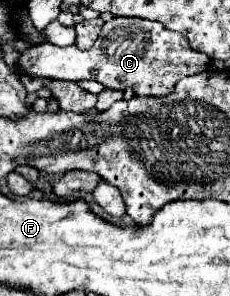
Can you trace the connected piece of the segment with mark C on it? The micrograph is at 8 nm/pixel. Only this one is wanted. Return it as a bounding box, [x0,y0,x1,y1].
[16,18,210,96]

